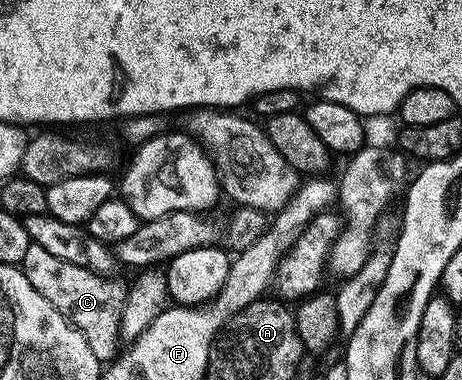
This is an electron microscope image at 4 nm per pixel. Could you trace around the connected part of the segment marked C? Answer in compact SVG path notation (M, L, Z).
M30 245L26 248L26 256L22 263L26 280L34 284L34 288L58 312L62 312L64 319L76 330L82 332L86 344L90 344L90 352L102 364L108 364L117 357L116 342L121 341L120 321L125 297L125 287L112 282L111 277L95 274L86 268L78 268L78 264L66 264L66 260L58 260L46 252L46 248Z

